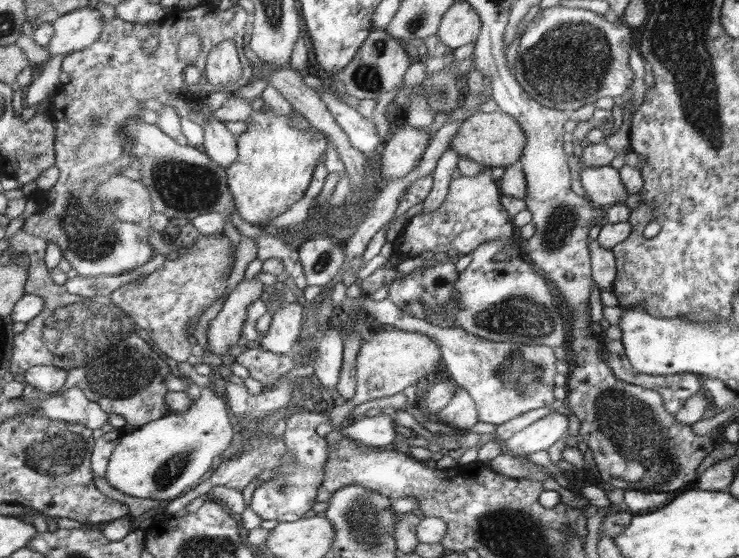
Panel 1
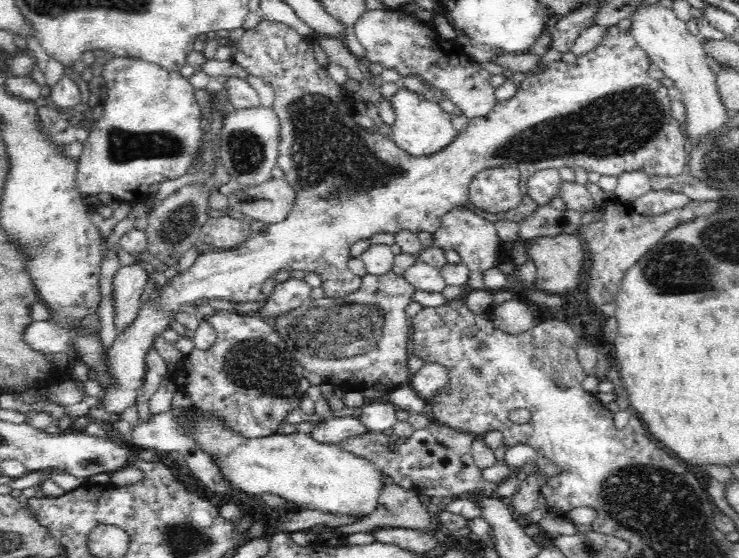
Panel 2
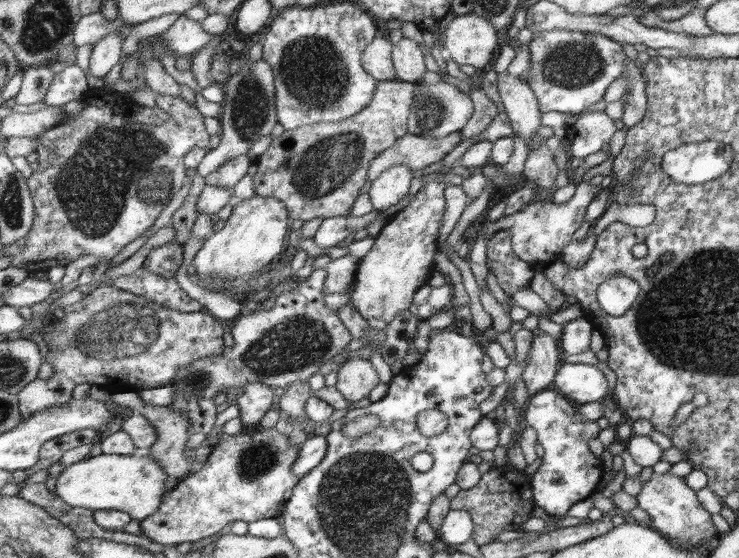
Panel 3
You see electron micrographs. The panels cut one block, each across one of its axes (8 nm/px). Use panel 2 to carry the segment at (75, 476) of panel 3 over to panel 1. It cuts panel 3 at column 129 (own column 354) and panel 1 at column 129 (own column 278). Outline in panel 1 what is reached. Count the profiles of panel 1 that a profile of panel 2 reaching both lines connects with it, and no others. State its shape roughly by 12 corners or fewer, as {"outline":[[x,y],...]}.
{"outline":[[226,396],[124,434],[105,478],[172,501],[240,436]]}

